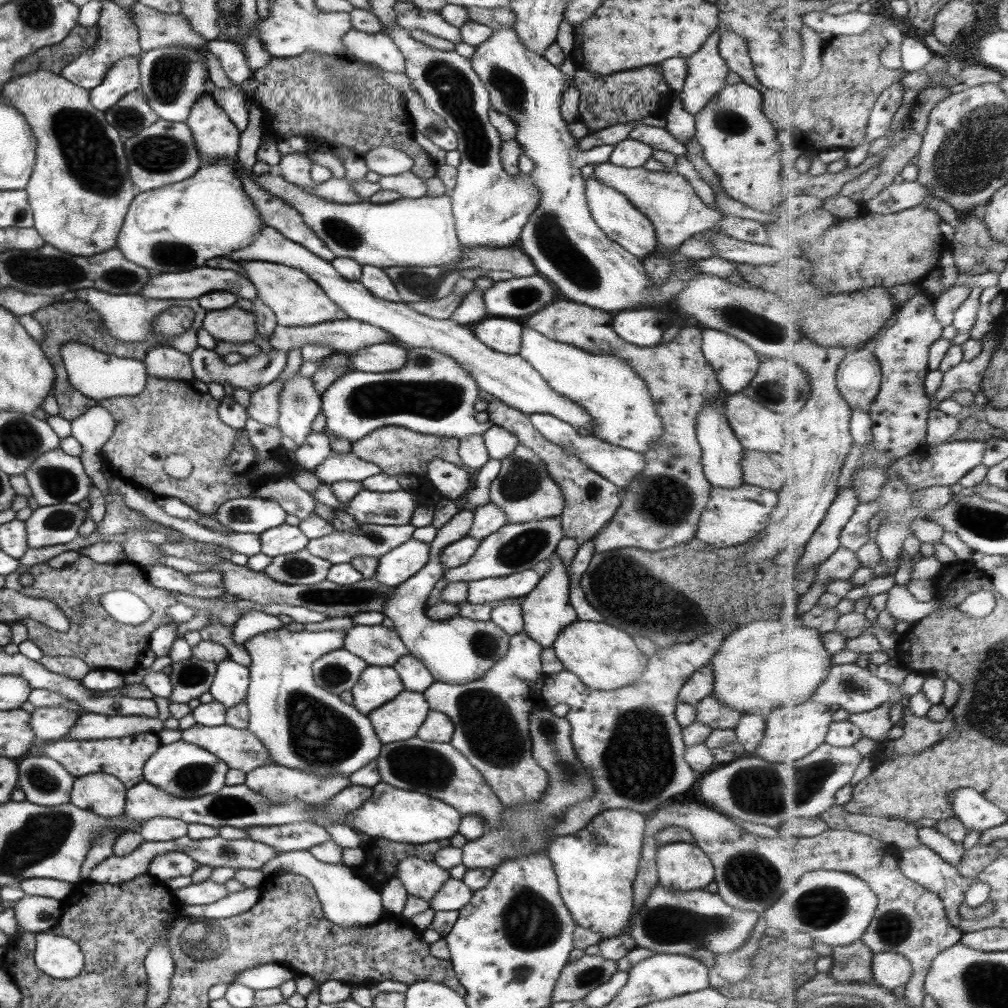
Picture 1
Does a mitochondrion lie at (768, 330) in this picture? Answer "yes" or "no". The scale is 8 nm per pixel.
yes

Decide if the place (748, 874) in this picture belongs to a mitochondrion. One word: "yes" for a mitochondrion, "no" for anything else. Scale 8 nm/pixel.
yes

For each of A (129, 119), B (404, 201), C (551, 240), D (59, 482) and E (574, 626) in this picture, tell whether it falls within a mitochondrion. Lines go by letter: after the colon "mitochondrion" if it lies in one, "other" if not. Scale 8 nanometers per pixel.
A: mitochondrion
B: other
C: mitochondrion
D: mitochondrion
E: other

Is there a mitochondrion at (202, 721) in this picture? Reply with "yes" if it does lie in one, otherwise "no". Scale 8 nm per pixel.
no

